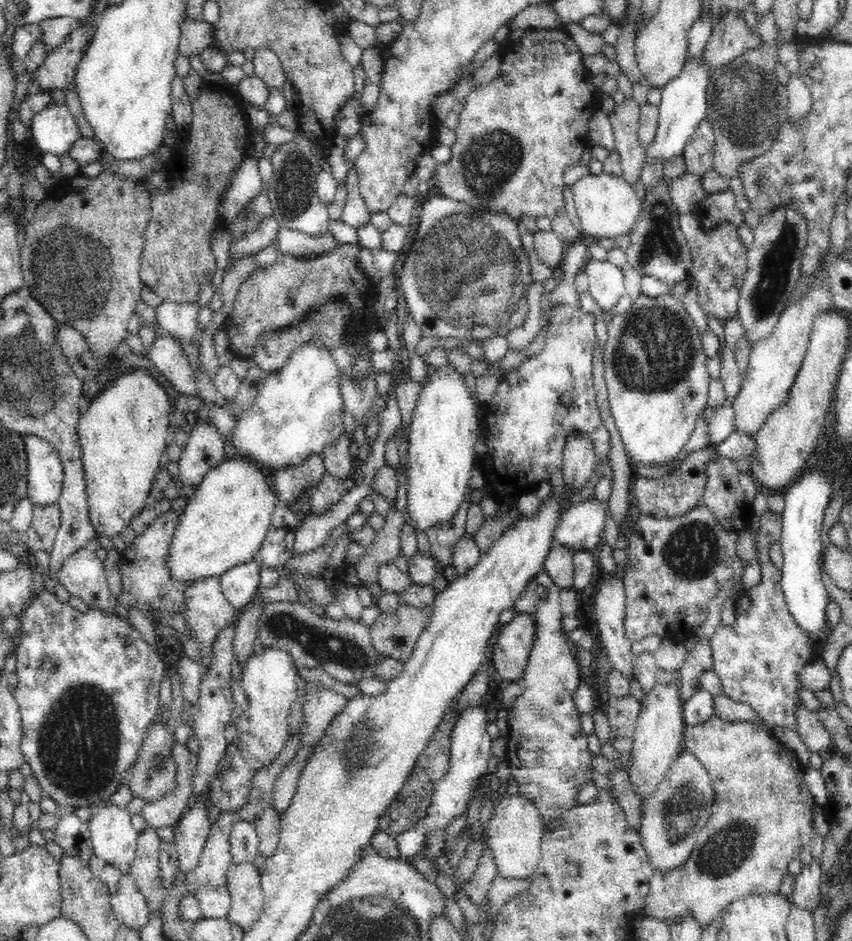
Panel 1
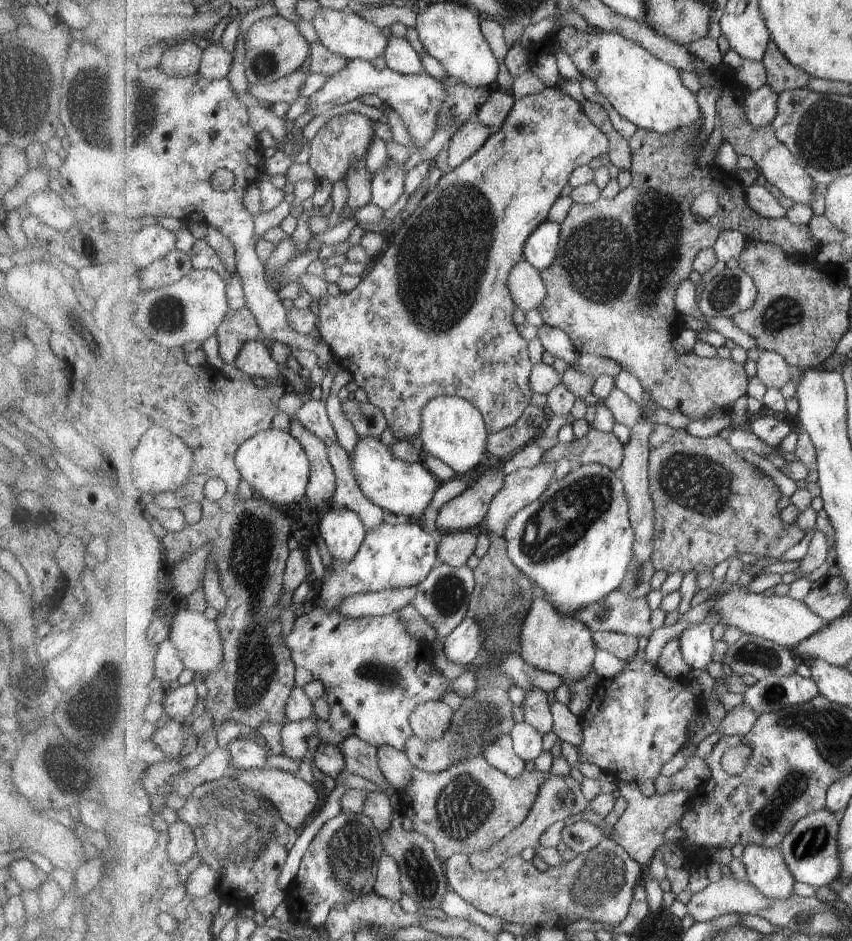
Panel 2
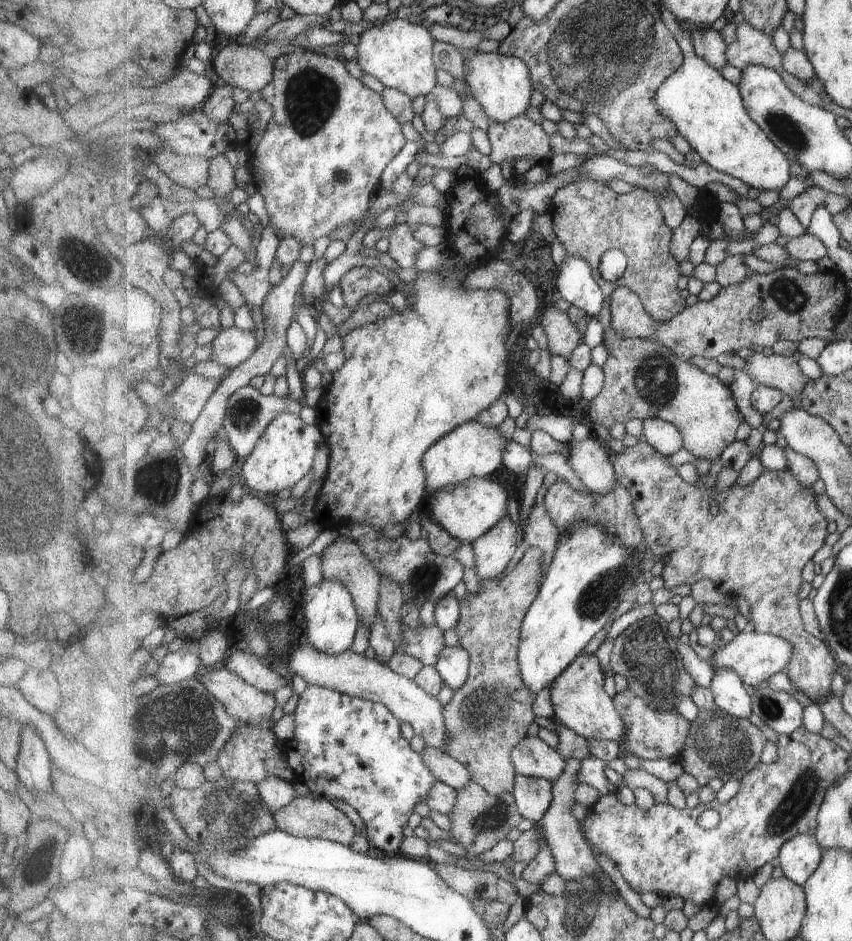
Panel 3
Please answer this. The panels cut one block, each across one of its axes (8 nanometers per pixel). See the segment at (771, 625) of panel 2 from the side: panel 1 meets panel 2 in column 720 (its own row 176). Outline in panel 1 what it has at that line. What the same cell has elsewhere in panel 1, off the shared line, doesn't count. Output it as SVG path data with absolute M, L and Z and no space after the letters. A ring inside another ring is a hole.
M605 171L598 175L589 174L571 186L576 214L580 219L583 233L600 238L613 238L630 234L640 216L641 202L633 188L622 176L612 176Z

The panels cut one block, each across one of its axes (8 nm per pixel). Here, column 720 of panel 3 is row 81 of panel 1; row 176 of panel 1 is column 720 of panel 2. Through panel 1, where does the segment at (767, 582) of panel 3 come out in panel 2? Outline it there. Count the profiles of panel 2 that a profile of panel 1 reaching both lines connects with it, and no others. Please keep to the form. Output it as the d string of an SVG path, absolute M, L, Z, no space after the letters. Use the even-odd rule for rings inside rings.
M657 425L654 434L650 436L650 483L651 492L654 498L656 527L655 527L655 552L652 556L654 565L658 570L665 570L668 574L676 573L677 571L686 572L705 570L707 568L715 568L717 564L735 559L743 553L751 553L756 557L771 557L772 559L781 558L789 548L798 546L799 542L805 538L805 531L797 525L787 525L782 519L782 510L777 508L777 502L781 500L782 492L776 485L776 482L761 469L758 469L754 464L747 462L737 456L736 450L727 442L726 439L719 435L710 437L695 437L691 436L686 429L676 429L665 425Z

